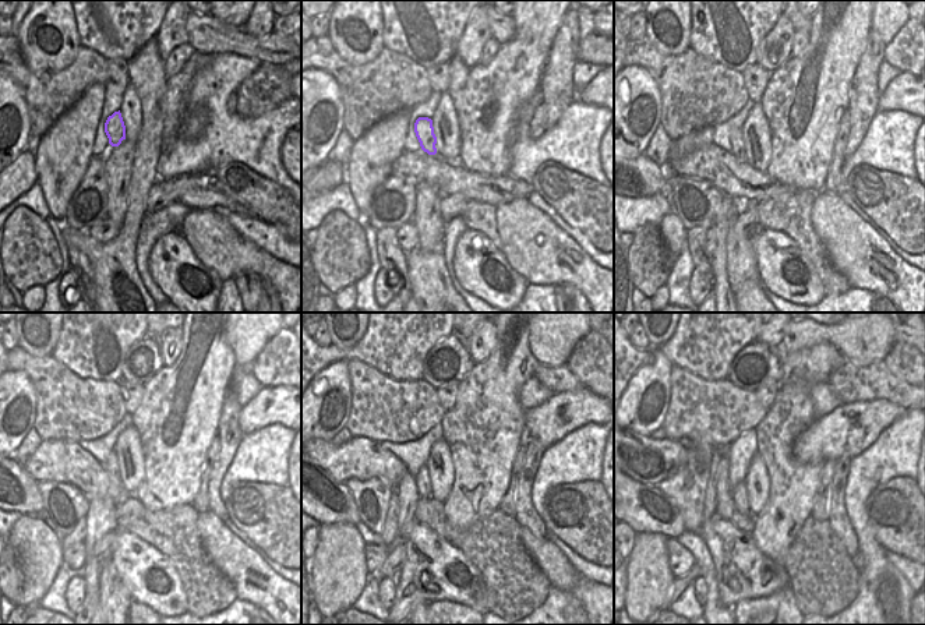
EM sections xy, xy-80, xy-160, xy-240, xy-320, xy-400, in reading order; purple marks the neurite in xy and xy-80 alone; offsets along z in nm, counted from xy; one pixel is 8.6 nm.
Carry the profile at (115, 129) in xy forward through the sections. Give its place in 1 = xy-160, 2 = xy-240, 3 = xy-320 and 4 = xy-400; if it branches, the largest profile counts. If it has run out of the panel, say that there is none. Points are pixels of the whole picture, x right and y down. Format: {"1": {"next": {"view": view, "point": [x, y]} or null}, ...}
{"1": {"next": {"view": "xy-160", "point": [735, 137]}}, "2": {"next": {"view": "xy-240", "point": [112, 466]}}, "3": {"next": {"view": "xy-320", "point": [423, 482]}}, "4": {"next": {"view": "xy-400", "point": [740, 497]}}}

